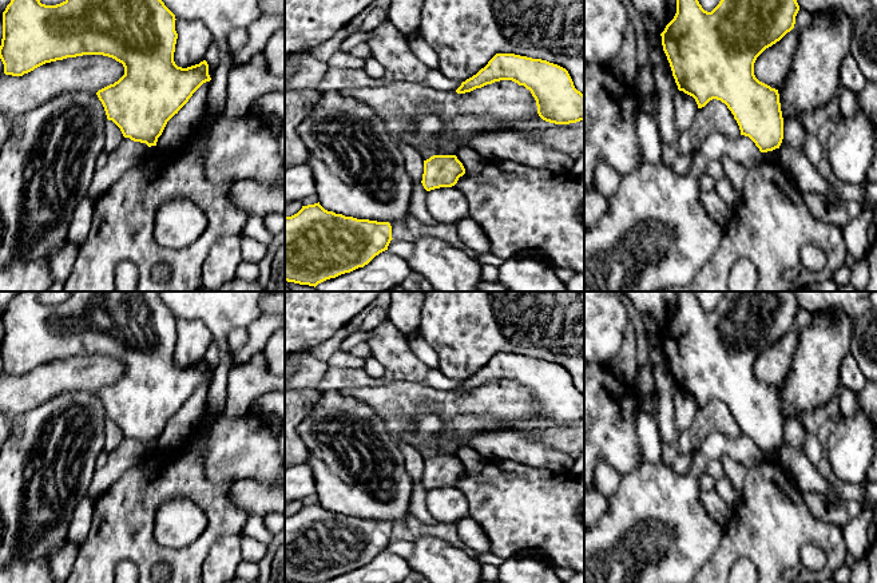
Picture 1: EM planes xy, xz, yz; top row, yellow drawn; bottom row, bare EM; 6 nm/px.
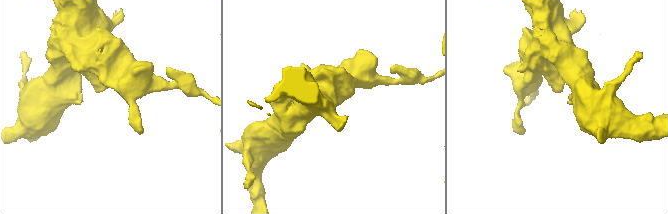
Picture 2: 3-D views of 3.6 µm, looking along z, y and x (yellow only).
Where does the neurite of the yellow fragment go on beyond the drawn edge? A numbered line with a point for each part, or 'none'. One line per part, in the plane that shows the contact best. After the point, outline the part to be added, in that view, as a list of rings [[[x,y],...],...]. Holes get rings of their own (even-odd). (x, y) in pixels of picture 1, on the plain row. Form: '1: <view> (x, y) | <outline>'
none

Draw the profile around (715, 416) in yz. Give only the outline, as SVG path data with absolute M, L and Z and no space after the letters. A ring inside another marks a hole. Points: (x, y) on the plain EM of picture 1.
M713 398L698 409L691 427L680 433L678 440L679 453L697 452L705 439L715 432L734 439L741 435L739 425L727 405Z

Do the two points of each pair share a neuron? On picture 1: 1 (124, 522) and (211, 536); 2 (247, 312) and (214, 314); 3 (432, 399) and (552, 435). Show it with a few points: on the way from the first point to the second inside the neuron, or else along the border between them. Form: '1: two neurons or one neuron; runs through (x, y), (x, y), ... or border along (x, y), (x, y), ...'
1: one neuron; runs through (145, 539), (159, 554), (190, 555)
2: one neuron; runs through (239, 312), (222, 312)
3: one neuron; runs through (461, 404), (512, 404), (523, 415)

